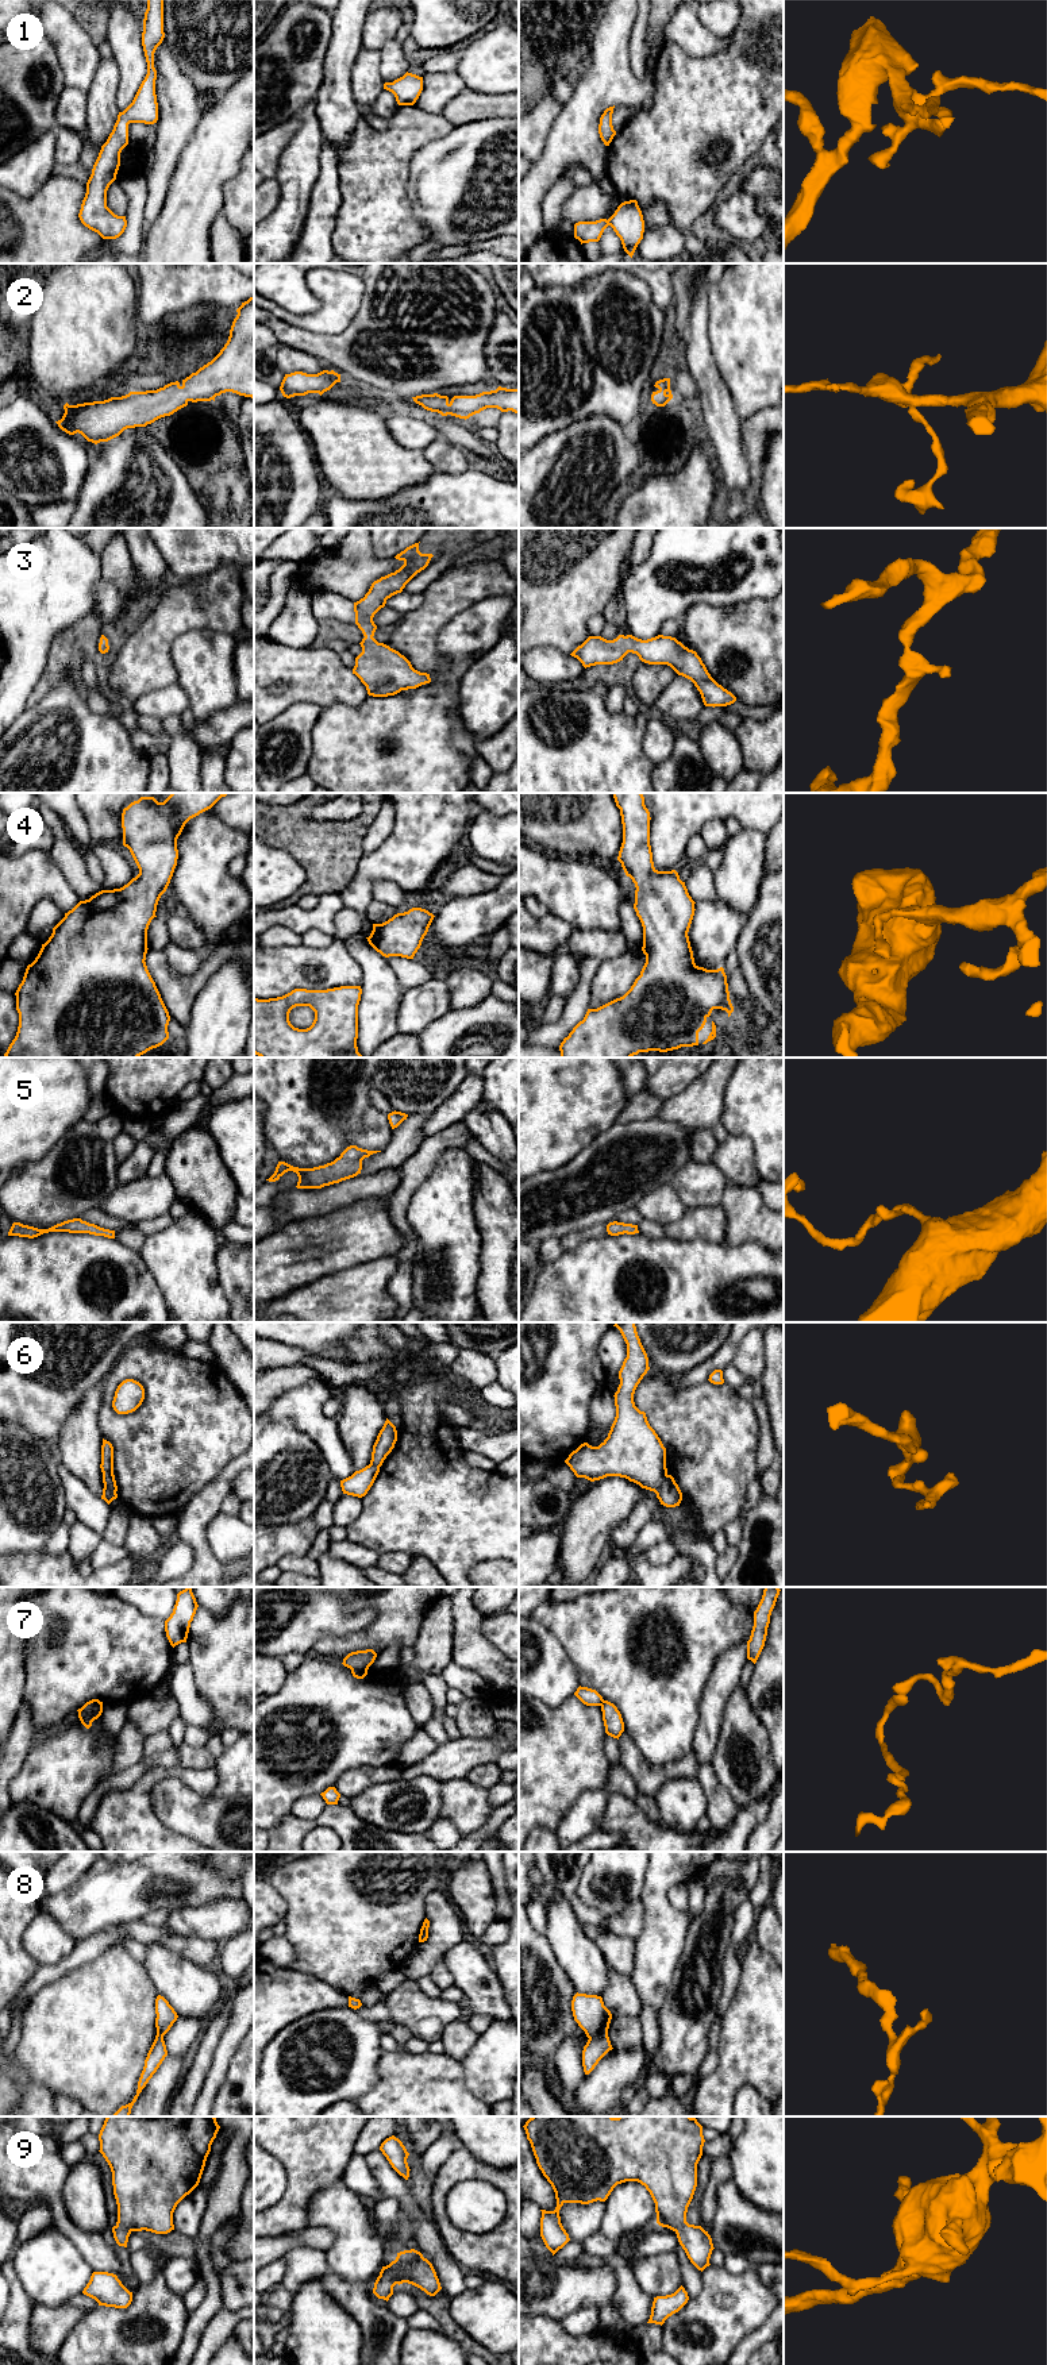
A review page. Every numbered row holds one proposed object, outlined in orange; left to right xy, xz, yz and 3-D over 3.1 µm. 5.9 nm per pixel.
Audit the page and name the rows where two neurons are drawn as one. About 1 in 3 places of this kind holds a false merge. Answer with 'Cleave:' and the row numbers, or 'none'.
Cleave: 6, 7, 8

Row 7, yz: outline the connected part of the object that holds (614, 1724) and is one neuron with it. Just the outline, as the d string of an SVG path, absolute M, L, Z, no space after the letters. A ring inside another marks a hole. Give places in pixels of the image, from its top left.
M608 1700L603 1702L601 1711L603 1711L605 1733L619 1740L619 1737L624 1732L624 1722L623 1722L620 1711L613 1703Z

